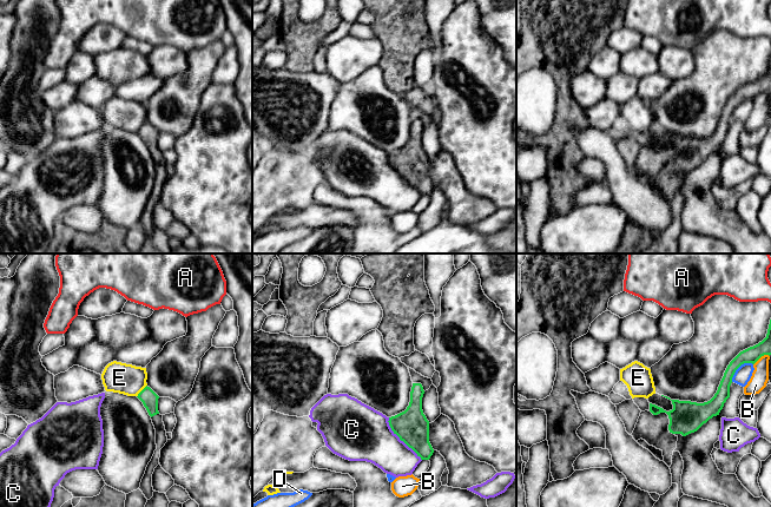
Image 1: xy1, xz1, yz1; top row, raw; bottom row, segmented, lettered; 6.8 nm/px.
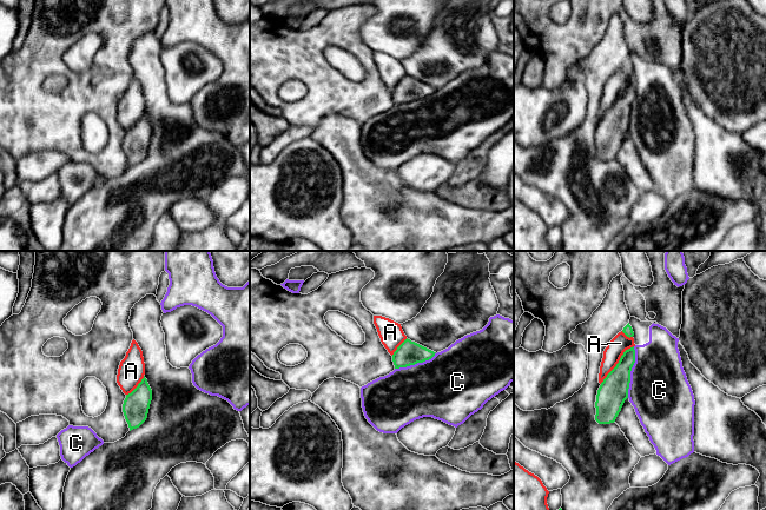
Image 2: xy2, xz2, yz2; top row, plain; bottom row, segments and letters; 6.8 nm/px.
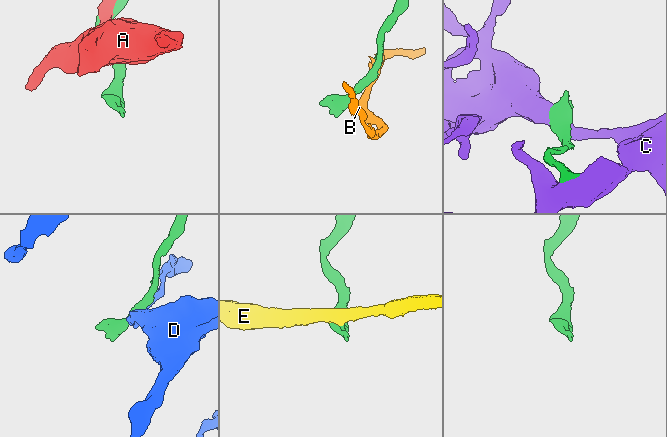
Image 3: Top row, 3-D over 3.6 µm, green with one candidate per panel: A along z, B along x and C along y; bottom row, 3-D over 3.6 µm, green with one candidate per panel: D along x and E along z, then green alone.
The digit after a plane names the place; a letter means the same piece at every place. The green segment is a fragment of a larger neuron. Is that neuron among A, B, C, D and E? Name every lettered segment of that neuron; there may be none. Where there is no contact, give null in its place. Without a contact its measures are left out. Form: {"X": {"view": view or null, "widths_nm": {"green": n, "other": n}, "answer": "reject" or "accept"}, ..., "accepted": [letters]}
{"A": {"view": "yz2", "widths_nm": {"green": 200, "other": 120}, "answer": "reject"}, "B": {"view": "yz1", "widths_nm": {"green": 110, "other": 120}, "answer": "reject"}, "C": {"view": "yz2", "widths_nm": {"green": 200, "other": 420}, "answer": "reject"}, "D": {"view": "yz1", "widths_nm": {"green": 110, "other": 110}, "answer": "reject"}, "E": {"view": "xy1", "widths_nm": {"green": 110, "other": 200}, "answer": "reject"}, "accepted": []}

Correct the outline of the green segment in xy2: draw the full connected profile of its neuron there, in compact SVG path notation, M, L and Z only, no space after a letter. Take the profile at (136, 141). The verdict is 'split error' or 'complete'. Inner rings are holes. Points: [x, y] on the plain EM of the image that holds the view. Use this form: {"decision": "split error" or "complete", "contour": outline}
{"decision": "complete", "contour": "M144 112L138 122L126 131L123 140L123 148L130 167L139 164L146 157L151 137L152 126Z"}

